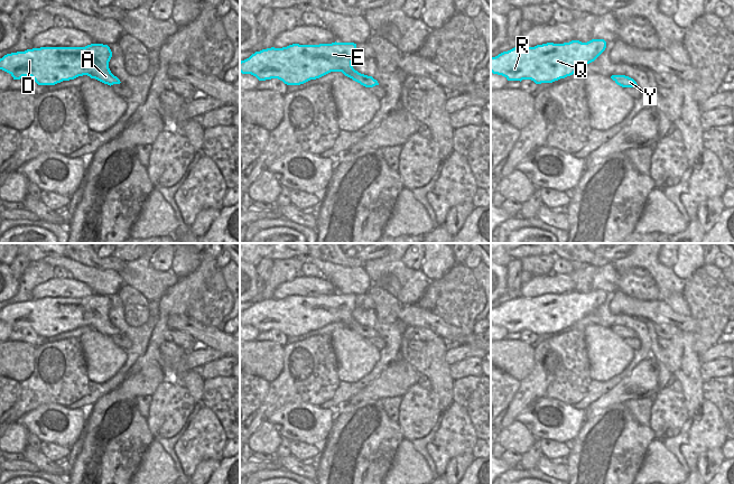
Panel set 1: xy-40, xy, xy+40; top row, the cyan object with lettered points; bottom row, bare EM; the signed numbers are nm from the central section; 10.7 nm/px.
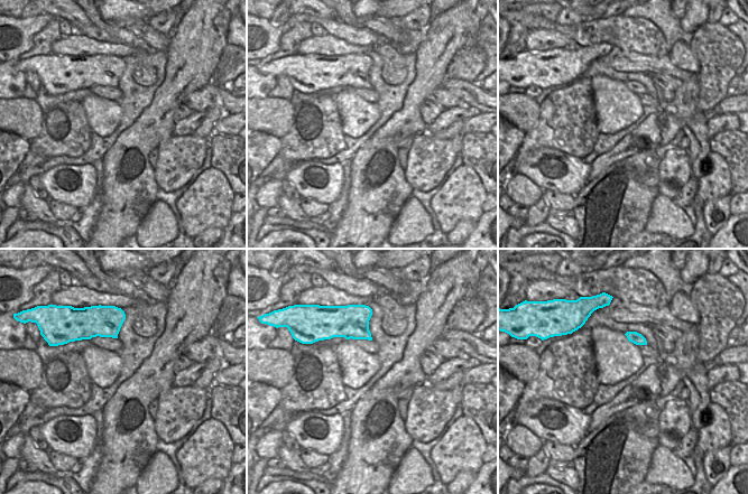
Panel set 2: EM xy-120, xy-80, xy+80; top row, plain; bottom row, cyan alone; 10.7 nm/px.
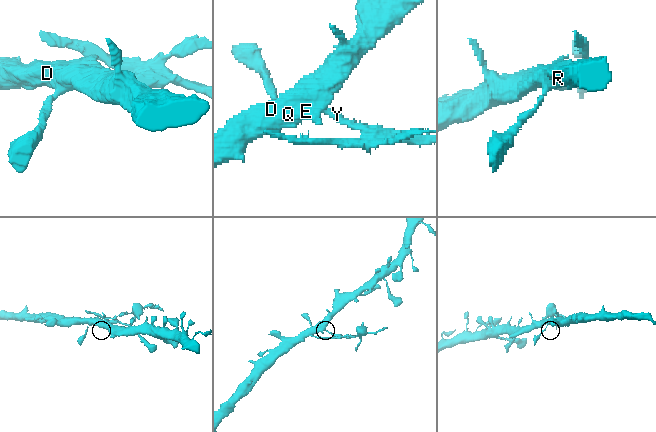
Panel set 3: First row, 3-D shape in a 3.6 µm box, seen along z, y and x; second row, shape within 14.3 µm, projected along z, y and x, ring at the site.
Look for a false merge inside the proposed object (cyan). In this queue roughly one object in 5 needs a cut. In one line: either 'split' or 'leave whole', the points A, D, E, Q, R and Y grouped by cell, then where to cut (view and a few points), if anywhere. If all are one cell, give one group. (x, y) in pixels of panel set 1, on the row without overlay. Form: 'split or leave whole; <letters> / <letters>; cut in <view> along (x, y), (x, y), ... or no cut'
split; A D E Q R / Y; cut in xy along (365, 326), (363, 336)

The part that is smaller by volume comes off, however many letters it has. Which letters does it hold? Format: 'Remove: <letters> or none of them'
Remove: Y

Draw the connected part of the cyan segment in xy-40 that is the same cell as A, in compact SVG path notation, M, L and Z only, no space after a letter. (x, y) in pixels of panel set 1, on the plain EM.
M91 295L85 298L40 298L4 306L0 309L0 320L9 324L13 331L31 327L38 336L55 336L87 326L111 337L115 332L109 319L111 308L110 298L103 295Z

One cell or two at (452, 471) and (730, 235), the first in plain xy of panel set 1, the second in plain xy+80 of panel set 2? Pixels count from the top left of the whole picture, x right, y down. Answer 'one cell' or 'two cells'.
two cells

